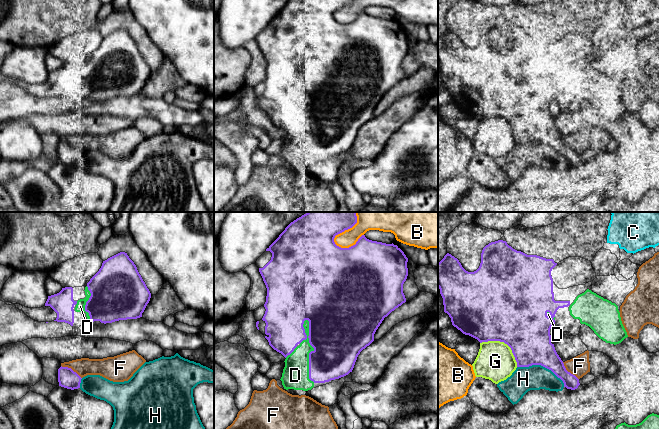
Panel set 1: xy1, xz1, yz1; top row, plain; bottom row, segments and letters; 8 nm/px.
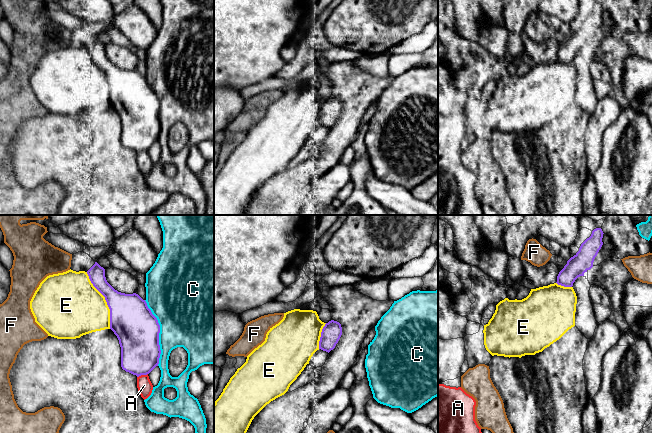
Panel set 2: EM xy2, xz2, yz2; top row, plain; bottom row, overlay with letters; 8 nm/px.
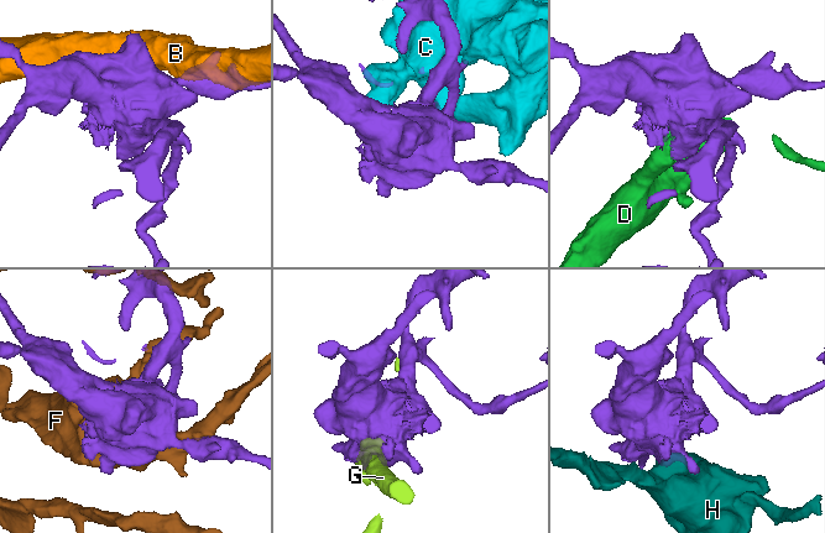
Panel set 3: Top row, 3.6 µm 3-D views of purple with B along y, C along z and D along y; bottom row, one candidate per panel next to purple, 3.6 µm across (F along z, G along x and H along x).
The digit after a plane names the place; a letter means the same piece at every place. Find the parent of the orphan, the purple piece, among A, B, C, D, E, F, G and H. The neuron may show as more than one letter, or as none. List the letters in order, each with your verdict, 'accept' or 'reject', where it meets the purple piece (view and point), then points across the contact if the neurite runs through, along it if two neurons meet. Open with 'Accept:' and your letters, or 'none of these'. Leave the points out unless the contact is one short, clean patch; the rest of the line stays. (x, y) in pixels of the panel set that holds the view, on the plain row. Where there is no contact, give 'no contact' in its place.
Accept: D
A: reject; contact xy2 (142, 150)
B: reject; contact xz1 (349, 23)
C: reject; contact xy2 (159, 108)
D: accept; contact xz1 (311, 127)
E: reject; contact xy2 (105, 75)
F: reject; contact xy1 (70, 144)
G: reject; contact yz1 (504, 118)
H: reject; contact yz1 (542, 141)

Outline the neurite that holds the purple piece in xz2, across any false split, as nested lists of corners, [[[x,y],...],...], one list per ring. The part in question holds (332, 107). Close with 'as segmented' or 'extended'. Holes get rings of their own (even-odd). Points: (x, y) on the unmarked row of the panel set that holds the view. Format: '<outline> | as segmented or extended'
[[[331,96],[325,100],[322,105],[319,117],[319,125],[330,128],[338,119],[342,111],[341,100],[337,97]]] | as segmented

